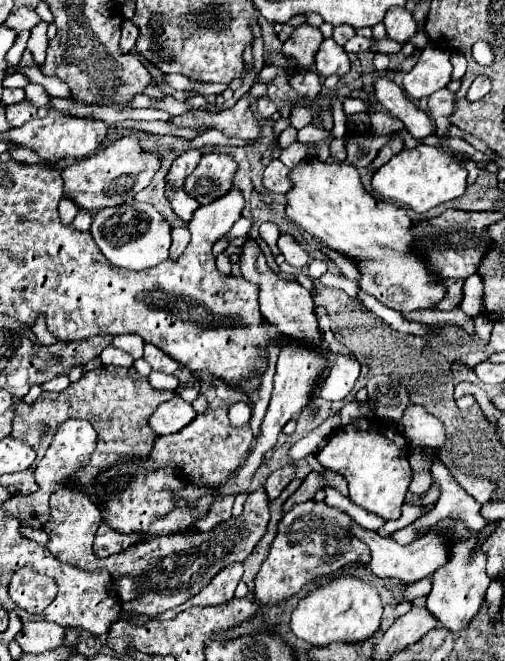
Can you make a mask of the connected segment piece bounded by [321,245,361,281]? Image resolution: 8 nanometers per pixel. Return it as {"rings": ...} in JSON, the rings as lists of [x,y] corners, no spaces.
{"rings":[[[321,245],[321,253],[325,253],[325,255],[337,265],[337,269],[339,269],[339,273],[341,273],[343,277],[347,277],[347,279],[351,279],[351,281],[359,281],[359,277],[361,277],[359,265],[357,265],[355,261],[351,261],[351,257],[347,257],[347,255],[339,253],[339,251],[327,249],[327,247],[323,247],[323,245]]]}

